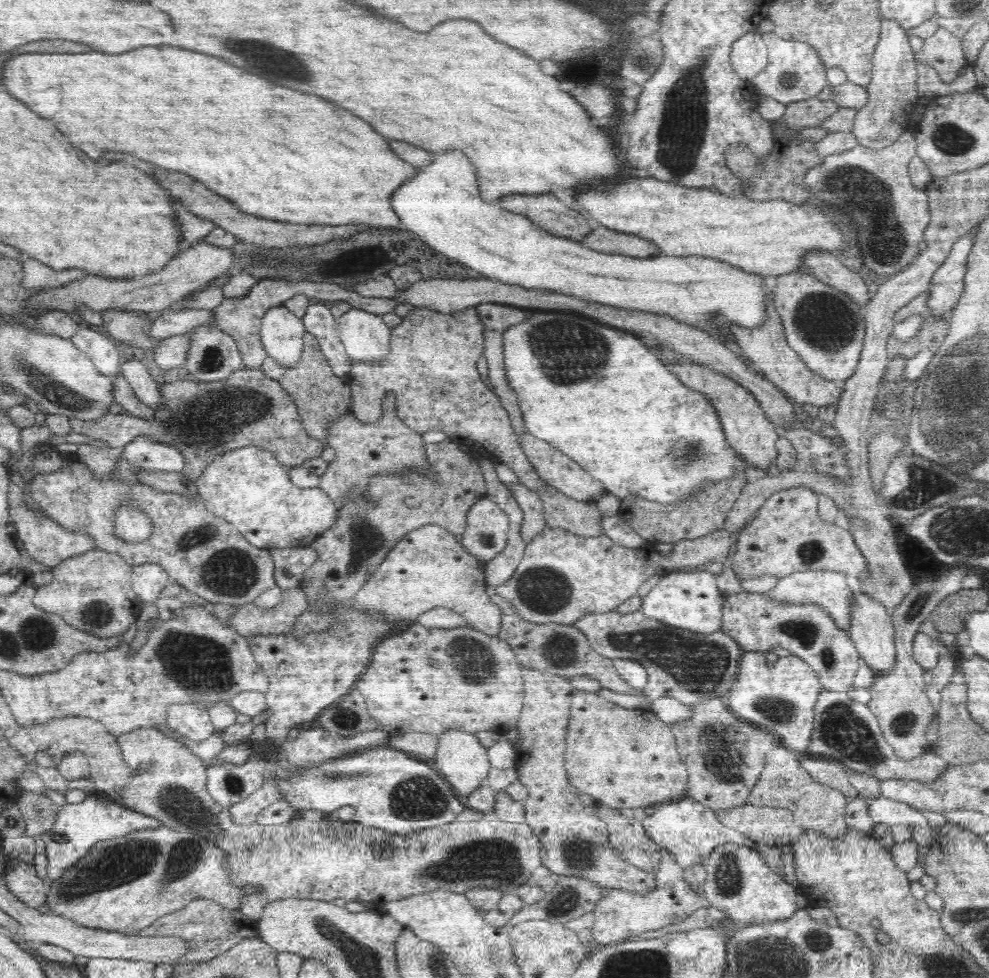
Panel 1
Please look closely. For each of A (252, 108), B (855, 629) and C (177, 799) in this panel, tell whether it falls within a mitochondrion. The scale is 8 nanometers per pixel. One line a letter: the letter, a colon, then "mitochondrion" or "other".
A: other
B: other
C: mitochondrion

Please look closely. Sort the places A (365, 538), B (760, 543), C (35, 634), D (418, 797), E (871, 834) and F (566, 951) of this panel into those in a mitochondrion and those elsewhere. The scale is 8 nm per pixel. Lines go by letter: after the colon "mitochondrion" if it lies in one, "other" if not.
A: mitochondrion
B: other
C: mitochondrion
D: mitochondrion
E: other
F: other

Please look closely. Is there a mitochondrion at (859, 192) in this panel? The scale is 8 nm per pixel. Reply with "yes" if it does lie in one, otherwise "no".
yes

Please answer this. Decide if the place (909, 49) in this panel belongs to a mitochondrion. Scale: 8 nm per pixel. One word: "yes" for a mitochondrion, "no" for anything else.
no

